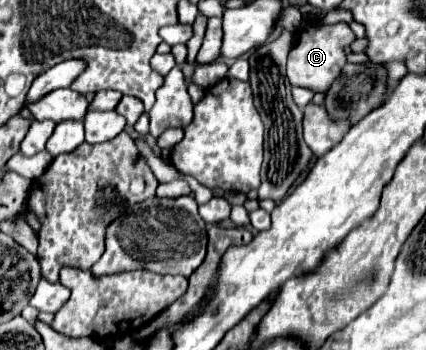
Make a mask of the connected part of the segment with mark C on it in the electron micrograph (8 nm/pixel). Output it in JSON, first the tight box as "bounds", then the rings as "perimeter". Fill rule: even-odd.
{"bounds":[287,22,355,92],"perimeter":[[[347,22],[337,24],[321,24],[321,26],[307,26],[297,30],[297,40],[287,58],[287,78],[293,86],[309,88],[315,92],[325,92],[331,84],[341,76],[343,66],[347,64],[345,46],[355,42],[355,34]]]}

